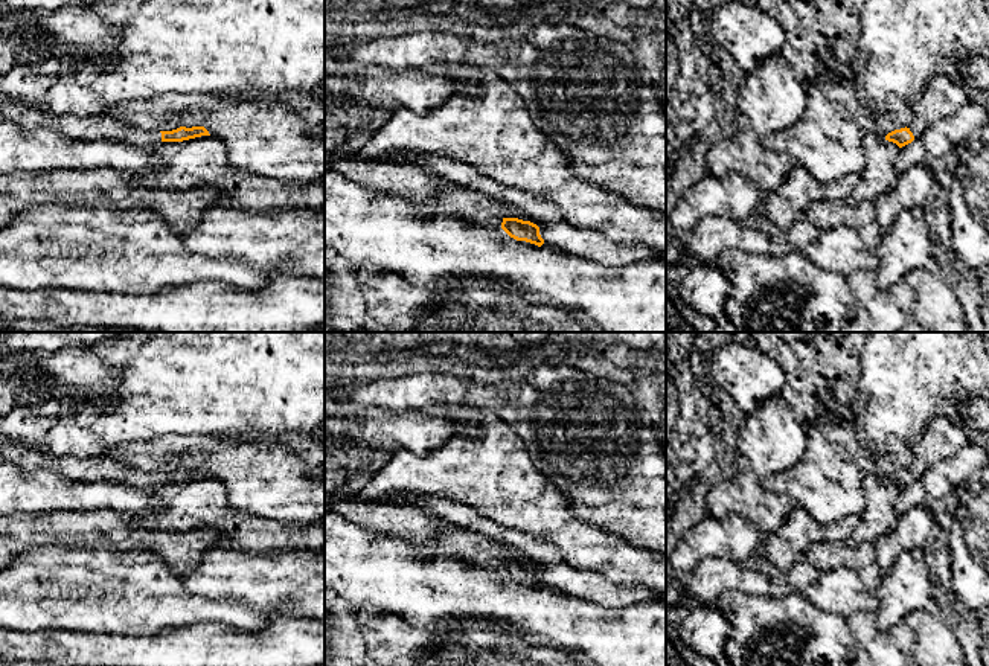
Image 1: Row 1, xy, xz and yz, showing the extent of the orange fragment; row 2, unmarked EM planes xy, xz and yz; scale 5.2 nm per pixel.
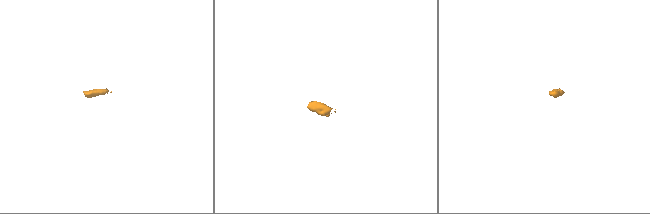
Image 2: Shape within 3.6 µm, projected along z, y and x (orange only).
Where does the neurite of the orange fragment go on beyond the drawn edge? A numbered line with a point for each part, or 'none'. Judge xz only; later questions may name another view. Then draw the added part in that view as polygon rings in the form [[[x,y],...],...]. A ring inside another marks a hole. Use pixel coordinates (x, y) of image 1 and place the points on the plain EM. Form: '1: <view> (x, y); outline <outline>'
1: xz (412, 525); outline [[[350,497],[326,511],[375,533],[399,538],[427,556],[446,553],[472,565],[501,572],[503,556],[492,540],[472,532],[440,529],[439,520],[419,508]]]

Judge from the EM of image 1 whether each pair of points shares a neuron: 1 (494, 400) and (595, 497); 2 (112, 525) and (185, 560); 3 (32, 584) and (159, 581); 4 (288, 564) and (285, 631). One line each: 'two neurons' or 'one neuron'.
1: one neuron
2: one neuron
3: one neuron
4: two neurons

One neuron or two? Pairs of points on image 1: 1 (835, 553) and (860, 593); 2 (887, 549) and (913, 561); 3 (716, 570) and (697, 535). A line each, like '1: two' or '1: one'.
1: two
2: two
3: two

